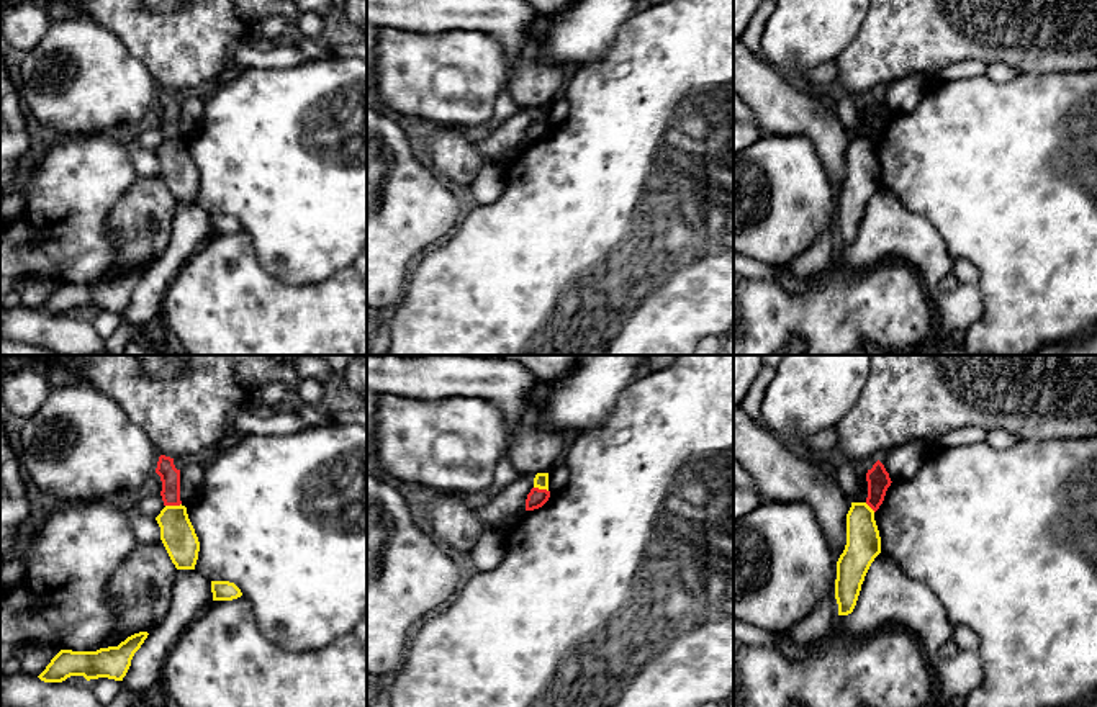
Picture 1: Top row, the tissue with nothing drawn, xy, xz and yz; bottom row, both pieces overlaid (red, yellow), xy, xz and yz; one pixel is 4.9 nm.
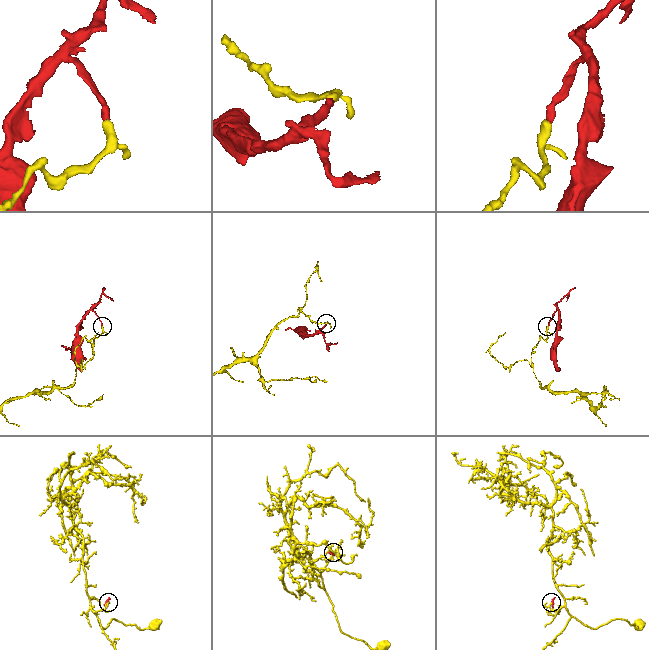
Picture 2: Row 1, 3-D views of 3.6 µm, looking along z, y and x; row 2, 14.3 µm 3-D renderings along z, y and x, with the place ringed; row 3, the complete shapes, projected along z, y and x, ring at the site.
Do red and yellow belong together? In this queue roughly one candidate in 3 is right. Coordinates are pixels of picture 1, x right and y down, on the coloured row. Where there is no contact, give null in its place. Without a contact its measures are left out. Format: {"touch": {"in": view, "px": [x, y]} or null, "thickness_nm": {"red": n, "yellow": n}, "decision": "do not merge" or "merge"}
{"touch": {"in": "xy", "px": [172, 504]}, "thickness_nm": {"red": 100, "yellow": 170}, "decision": "do not merge"}

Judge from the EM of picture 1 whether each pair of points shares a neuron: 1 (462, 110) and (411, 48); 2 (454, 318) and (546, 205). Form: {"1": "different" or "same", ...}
{"1": "same", "2": "same"}

